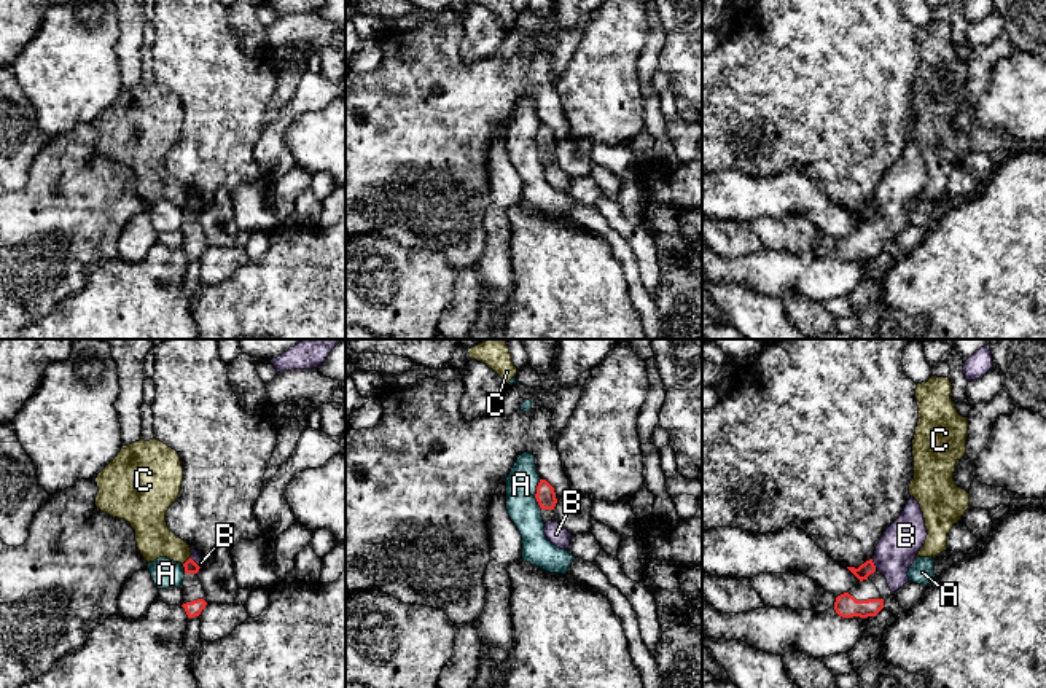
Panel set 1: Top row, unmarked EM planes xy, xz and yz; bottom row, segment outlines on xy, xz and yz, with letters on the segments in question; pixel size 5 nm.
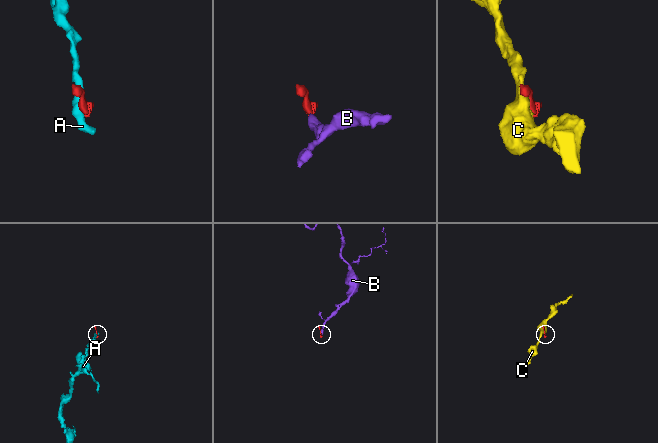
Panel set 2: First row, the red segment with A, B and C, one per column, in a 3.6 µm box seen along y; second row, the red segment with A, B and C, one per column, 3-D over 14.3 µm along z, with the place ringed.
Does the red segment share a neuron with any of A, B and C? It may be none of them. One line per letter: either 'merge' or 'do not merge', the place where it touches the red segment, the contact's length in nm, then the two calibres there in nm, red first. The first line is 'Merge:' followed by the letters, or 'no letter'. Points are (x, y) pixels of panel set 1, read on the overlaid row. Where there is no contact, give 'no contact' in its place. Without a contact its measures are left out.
Merge: B
A: do not merge; meets red in xz at (535, 494); contact 160 nm long; 100 nm thick on the red side, 160 nm on the other
B: merge; meets red in yz at (873, 564); contact 60 nm long; 70 nm thick on the red side, 200 nm on the other
C: do not merge; meets red in xy at (187, 561); contact 60 nm long; 70 nm thick on the red side, 180 nm on the other

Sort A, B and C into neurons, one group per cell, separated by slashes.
A / B / C

